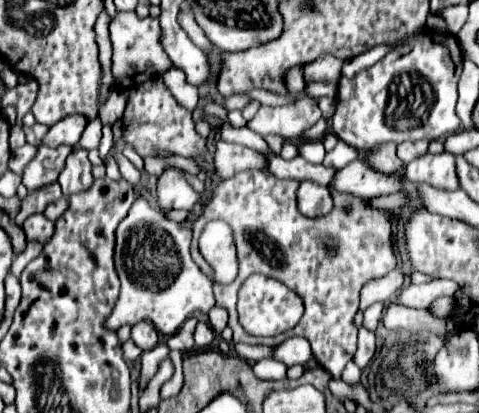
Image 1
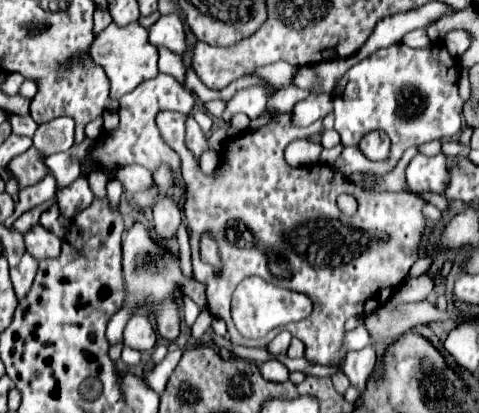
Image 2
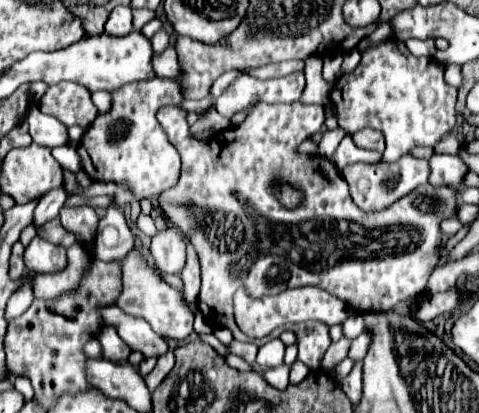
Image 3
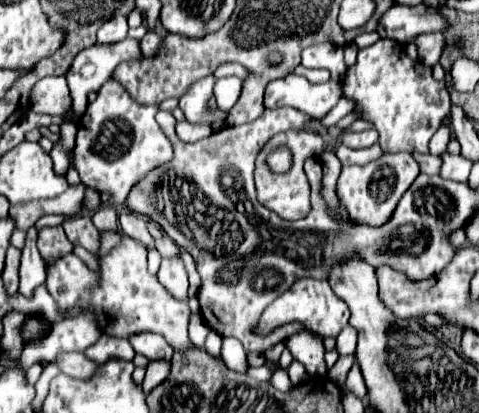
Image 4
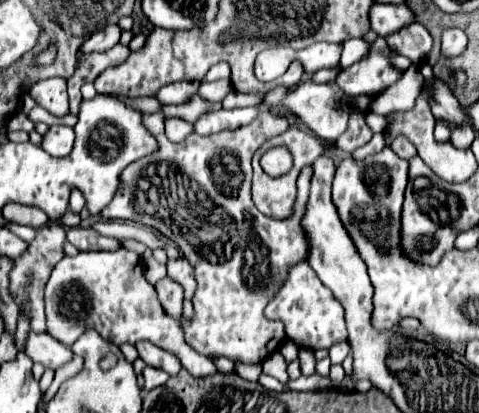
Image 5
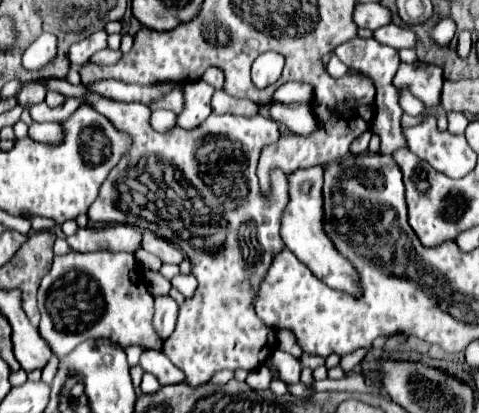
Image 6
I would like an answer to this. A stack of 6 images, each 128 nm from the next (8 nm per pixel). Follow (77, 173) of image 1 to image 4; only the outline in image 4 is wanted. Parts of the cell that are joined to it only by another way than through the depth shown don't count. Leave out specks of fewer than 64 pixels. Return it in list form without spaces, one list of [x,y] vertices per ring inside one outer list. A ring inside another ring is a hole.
[[[82,214],[76,218],[64,220],[62,228],[64,228],[64,232],[72,244],[80,244],[92,254],[96,254],[100,250],[100,230],[92,224],[90,216]]]

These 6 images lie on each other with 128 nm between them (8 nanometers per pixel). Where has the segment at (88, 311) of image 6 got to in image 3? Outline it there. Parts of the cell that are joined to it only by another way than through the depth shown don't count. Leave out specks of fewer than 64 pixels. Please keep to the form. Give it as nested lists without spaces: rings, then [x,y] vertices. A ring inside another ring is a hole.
[[[34,238],[24,252],[26,268],[38,274],[56,274],[68,266],[68,256],[64,246],[50,244],[42,238]],[[132,250],[128,256],[124,256],[120,260],[120,270],[122,270],[122,292],[116,298],[116,306],[120,310],[124,310],[130,316],[138,316],[144,318],[152,330],[156,334],[160,334],[162,338],[168,340],[184,340],[192,334],[192,322],[194,322],[194,314],[190,310],[190,306],[186,304],[184,296],[180,290],[172,288],[170,284],[166,284],[144,260],[140,250]]]

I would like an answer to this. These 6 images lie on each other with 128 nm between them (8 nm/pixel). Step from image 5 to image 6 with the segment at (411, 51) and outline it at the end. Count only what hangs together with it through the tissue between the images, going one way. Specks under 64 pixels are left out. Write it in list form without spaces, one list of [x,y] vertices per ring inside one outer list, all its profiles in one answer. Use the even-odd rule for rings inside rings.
[[[388,24],[388,26],[374,30],[372,36],[378,42],[384,42],[384,44],[394,46],[394,48],[414,48],[414,44],[416,44],[416,34],[412,30],[398,28],[394,24]]]

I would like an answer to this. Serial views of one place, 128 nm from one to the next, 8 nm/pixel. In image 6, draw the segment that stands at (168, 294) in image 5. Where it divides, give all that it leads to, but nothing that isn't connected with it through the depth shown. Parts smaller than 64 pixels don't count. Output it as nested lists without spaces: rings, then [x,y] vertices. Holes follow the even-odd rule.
[[[158,296],[154,304],[154,318],[152,324],[156,328],[156,334],[166,340],[176,326],[176,316],[178,316],[178,304],[170,296]]]

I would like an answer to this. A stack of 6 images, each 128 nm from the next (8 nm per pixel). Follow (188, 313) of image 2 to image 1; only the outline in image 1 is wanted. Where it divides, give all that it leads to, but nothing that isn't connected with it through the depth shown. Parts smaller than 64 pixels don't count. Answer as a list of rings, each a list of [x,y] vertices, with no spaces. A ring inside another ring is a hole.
[[[188,318],[174,336],[168,338],[168,342],[166,342],[168,348],[172,348],[172,350],[190,350],[194,346],[192,334],[194,334],[197,323],[198,320],[196,318]]]

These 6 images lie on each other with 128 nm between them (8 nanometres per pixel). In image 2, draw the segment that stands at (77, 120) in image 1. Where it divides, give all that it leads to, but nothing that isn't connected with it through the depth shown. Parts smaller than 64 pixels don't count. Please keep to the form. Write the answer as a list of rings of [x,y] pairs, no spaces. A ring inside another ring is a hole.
[[[54,118],[38,126],[34,134],[34,146],[46,156],[56,152],[66,152],[74,142],[74,120]]]

